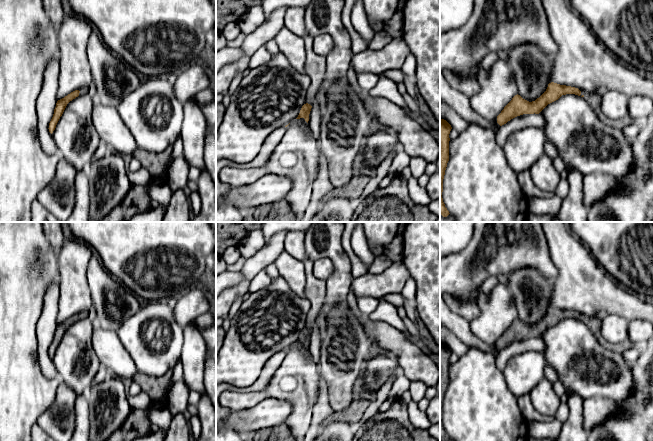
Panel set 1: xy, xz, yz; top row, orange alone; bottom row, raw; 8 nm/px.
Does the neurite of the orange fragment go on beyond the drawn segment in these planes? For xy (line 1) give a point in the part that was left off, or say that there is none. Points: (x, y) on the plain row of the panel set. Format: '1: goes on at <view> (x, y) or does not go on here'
1: goes on at xy (83, 314)

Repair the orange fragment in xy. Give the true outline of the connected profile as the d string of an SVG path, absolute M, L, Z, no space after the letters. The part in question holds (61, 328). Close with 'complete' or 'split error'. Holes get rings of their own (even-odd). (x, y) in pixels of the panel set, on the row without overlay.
M81 311L78 314L71 316L70 318L68 318L64 322L57 325L56 331L54 333L53 341L49 347L49 352L48 352L49 356L51 358L54 356L56 349L57 349L60 341L62 340L67 328L70 325L72 325L73 323L75 323L76 321L78 321L80 319L85 319L87 317L88 317L88 311Z; split error

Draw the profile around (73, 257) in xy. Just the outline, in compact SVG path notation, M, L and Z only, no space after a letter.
M74 237L65 239L58 252L60 296L57 325L93 307L86 276L92 252L85 242Z

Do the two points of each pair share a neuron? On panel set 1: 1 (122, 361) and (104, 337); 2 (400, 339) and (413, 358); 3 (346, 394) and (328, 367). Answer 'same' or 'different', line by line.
1: same
2: same
3: same

